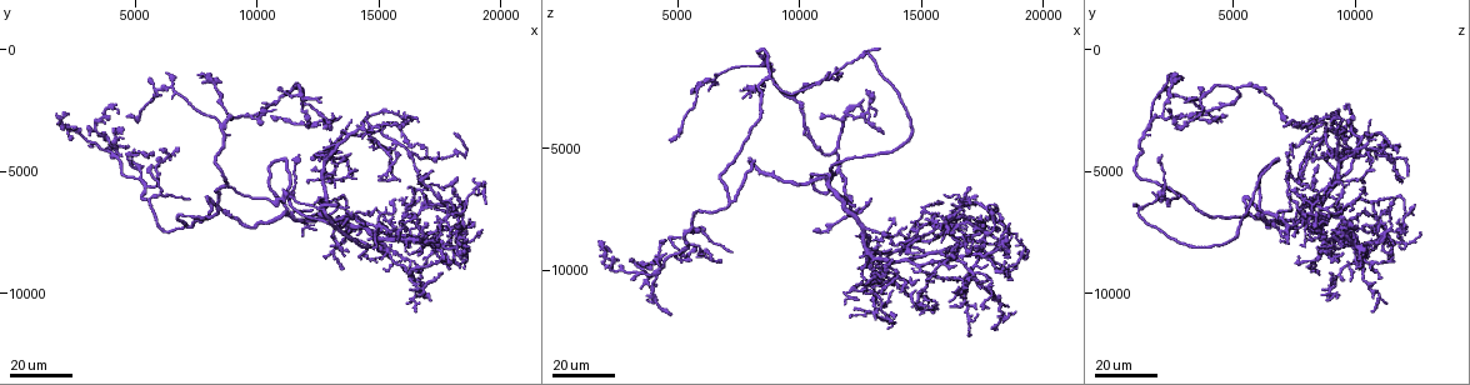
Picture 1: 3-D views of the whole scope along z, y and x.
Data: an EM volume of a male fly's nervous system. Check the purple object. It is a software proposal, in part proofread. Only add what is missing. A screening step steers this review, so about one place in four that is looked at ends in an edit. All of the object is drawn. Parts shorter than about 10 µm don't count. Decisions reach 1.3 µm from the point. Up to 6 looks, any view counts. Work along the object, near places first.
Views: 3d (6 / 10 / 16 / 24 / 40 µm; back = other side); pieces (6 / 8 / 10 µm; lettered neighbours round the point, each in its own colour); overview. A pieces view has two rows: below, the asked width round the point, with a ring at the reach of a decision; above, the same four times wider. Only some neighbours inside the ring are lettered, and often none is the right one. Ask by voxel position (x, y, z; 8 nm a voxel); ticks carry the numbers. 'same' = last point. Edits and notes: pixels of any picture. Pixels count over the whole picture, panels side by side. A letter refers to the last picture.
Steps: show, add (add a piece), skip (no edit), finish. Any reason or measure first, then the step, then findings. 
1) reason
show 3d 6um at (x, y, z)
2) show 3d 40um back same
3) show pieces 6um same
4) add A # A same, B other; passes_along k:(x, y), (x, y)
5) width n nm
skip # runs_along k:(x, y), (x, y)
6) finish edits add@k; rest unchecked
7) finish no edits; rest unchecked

an open end
show 3d 16um at (12400, 7500, 11100)

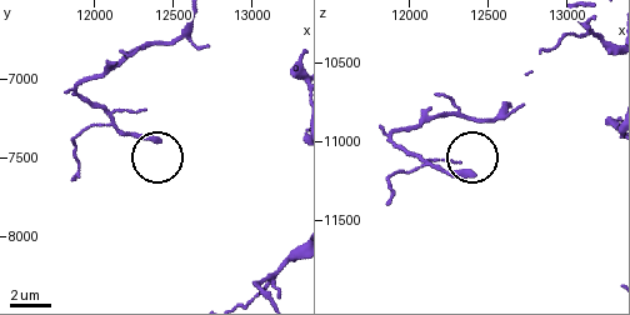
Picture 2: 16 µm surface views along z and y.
show 3d 10um at (12400, 7380, 11200)

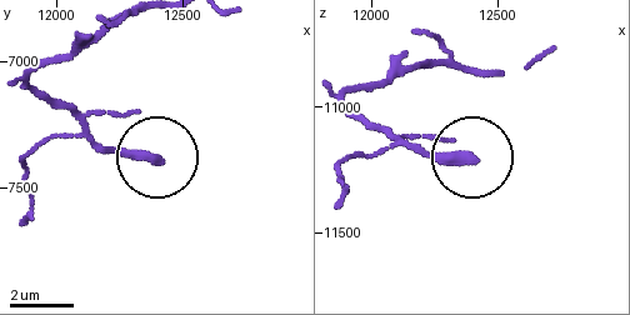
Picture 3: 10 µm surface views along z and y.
show pieces 8um at (12410, 7400, 11200)

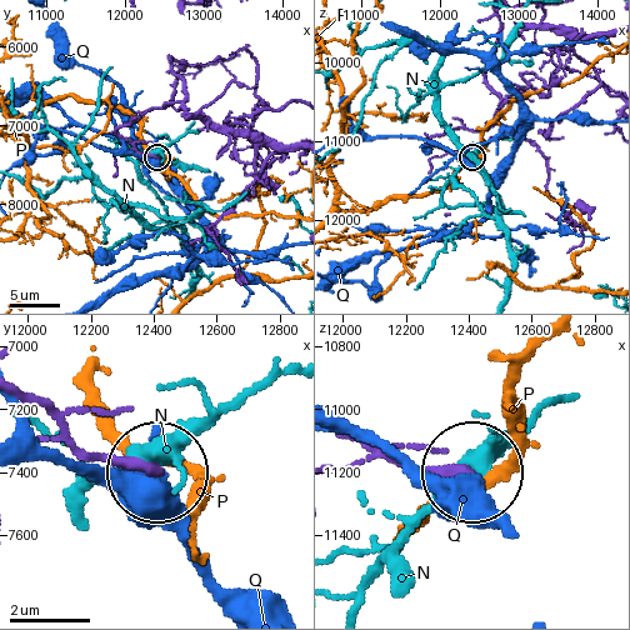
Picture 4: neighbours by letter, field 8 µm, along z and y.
skip # N other, P other, Q other; runs_along 4:(25, 390), (85, 448), (153, 468); none of them fits

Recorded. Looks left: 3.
show 3d 24um at (12200, 6500, 7400)

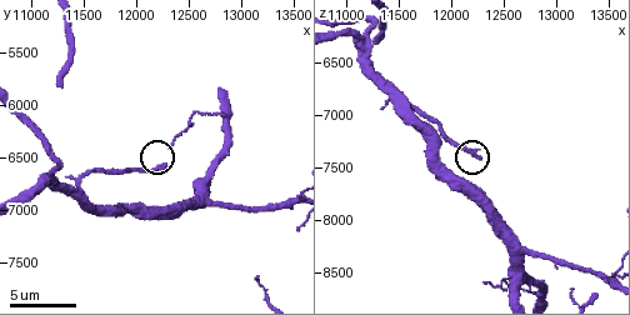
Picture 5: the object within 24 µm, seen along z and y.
show pieces 10um at (12240, 6600, 7400)

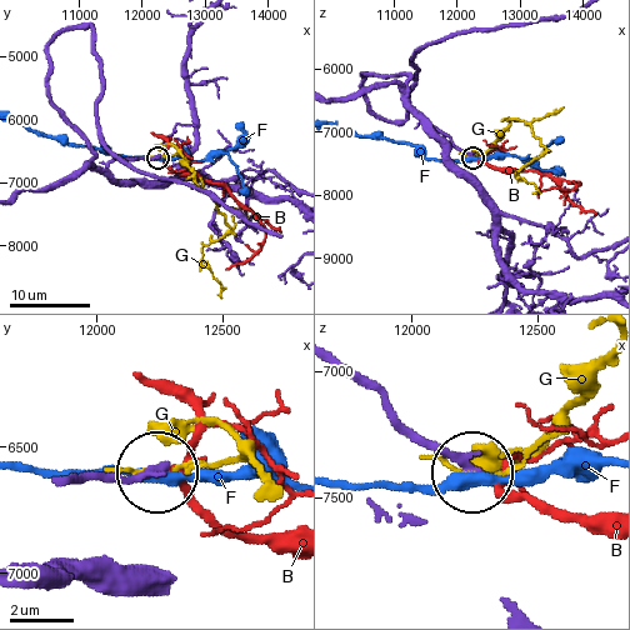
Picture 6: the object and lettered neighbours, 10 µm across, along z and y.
skip # B other, F other, G other; runs_along 6:(336, 356), (471, 473); no lettered piece goes on from it

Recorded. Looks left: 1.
finish no edits; rest unchecked

